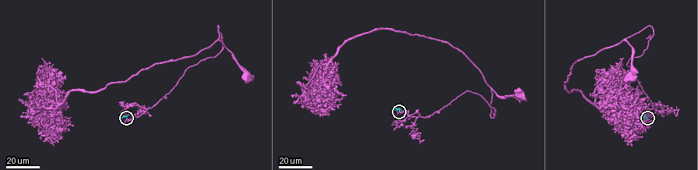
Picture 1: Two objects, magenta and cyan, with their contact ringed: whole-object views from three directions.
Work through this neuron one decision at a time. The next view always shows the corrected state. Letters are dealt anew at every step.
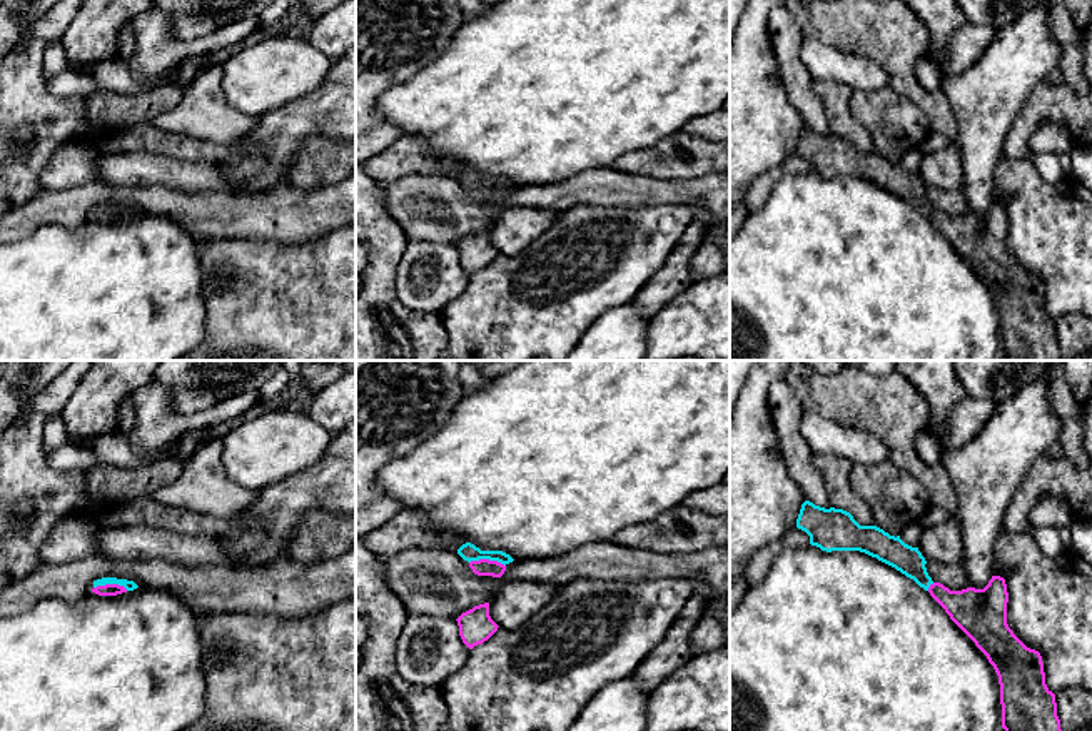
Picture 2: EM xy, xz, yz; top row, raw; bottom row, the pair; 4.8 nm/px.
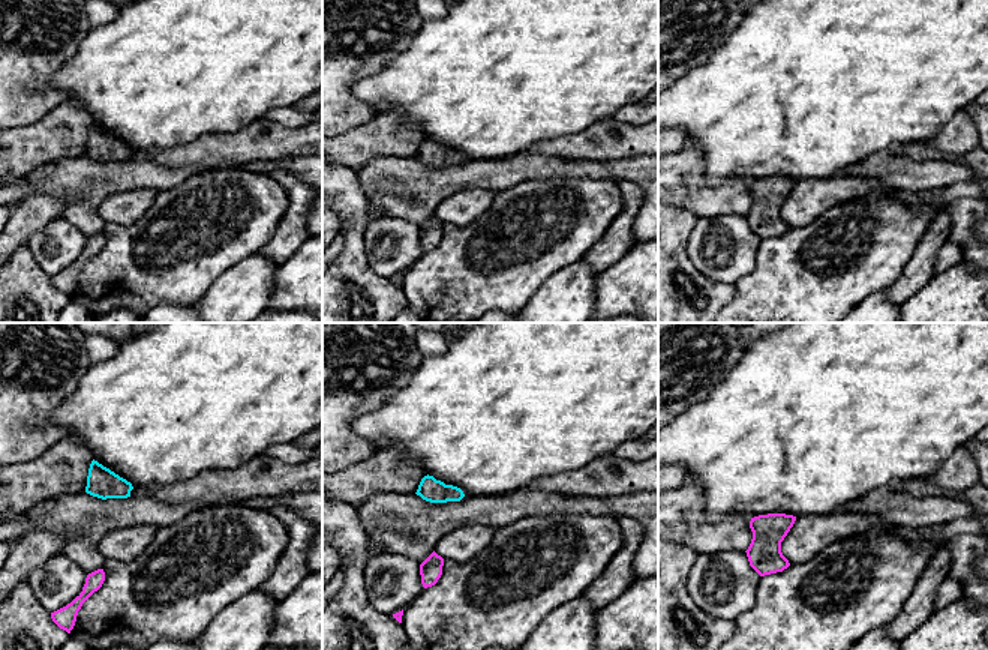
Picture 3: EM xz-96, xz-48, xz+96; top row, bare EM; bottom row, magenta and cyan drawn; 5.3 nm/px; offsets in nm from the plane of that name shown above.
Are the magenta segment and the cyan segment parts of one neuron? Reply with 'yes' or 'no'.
yes

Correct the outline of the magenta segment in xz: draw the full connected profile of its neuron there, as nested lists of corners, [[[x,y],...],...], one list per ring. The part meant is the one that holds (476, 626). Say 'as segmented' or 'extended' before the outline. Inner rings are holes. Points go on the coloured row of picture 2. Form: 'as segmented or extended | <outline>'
as segmented | [[[489,602],[474,606],[456,621],[459,636],[469,649],[488,641],[499,628],[489,616]]]

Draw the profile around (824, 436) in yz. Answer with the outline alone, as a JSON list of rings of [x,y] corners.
[[[803,411],[801,434],[811,454],[835,454],[862,466],[875,466],[890,457],[887,446],[873,434],[840,426],[813,411]]]

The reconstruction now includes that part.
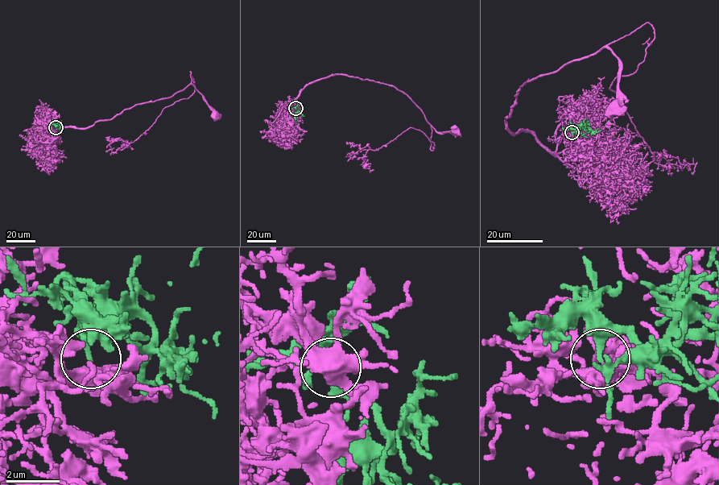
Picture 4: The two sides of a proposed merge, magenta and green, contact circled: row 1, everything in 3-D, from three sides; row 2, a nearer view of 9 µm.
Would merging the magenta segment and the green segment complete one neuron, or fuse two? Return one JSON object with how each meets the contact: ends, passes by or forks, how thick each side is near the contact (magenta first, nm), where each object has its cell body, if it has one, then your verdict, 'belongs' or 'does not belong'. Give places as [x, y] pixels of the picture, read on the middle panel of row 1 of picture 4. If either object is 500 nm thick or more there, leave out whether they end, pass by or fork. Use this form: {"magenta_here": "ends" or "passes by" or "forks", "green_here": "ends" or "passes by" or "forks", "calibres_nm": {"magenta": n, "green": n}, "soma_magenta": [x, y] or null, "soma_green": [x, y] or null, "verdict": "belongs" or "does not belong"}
{"magenta_here": "forks", "green_here": "ends", "calibres_nm": {"magenta": 440, "green": 220}, "soma_magenta": [455, 130], "soma_green": null, "verdict": "belongs"}

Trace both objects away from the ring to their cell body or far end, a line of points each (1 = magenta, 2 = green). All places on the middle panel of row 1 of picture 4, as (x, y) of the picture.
1: (295, 108), (292, 101), (309, 84), (336, 74), (347, 75), (392, 84), (402, 91), (438, 132), (455, 128)
2: (295, 108), (299, 112), (295, 117), (298, 123)

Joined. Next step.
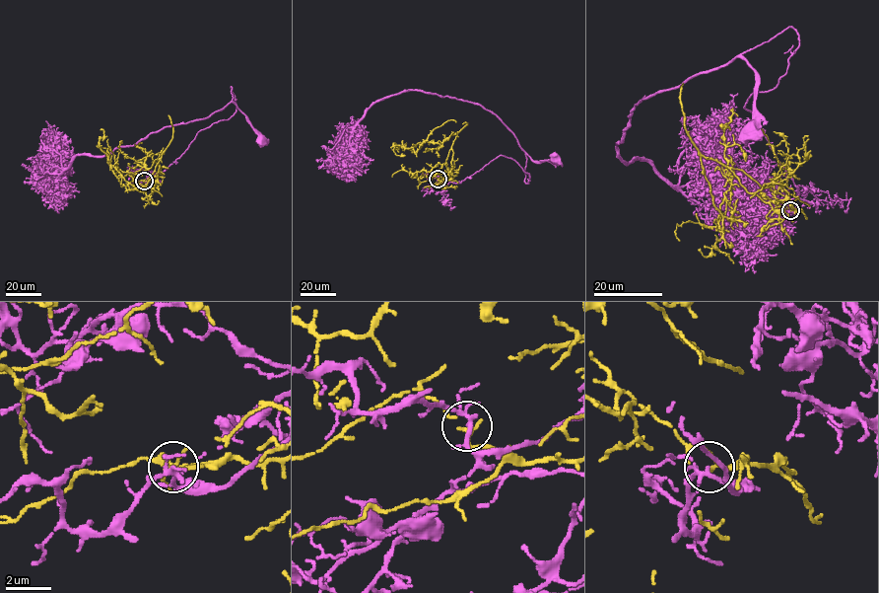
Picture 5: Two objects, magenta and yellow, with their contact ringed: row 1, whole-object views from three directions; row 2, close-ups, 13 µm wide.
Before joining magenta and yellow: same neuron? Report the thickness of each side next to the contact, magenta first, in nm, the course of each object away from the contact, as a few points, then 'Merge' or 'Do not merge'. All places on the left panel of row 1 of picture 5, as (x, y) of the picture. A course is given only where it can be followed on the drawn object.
Thickness 160 nm (magenta) against 120 nm. Course of magenta: (144, 181), (148, 183), (172, 164), (200, 130), (232, 115), (236, 110), (231, 87), (233, 101), (261, 140). Course of yellow: (144, 181), (156, 178), (163, 153), (147, 189), (140, 191), (101, 149), (101, 129). Do not merge

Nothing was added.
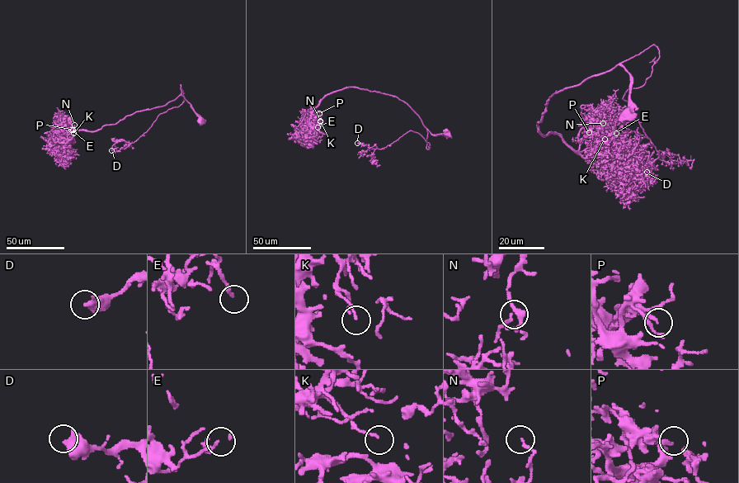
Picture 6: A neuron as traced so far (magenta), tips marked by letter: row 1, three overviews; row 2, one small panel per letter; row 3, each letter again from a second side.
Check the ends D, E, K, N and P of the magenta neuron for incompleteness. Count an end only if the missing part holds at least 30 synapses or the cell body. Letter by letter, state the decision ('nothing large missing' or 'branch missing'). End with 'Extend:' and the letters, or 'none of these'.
D: nothing large missing
E: nothing large missing
K: nothing large missing
N: nothing large missing
P: nothing large missing
Extend: none of these

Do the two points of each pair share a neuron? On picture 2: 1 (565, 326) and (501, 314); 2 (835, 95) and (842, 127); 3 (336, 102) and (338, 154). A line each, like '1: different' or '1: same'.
1: same
2: same
3: different

